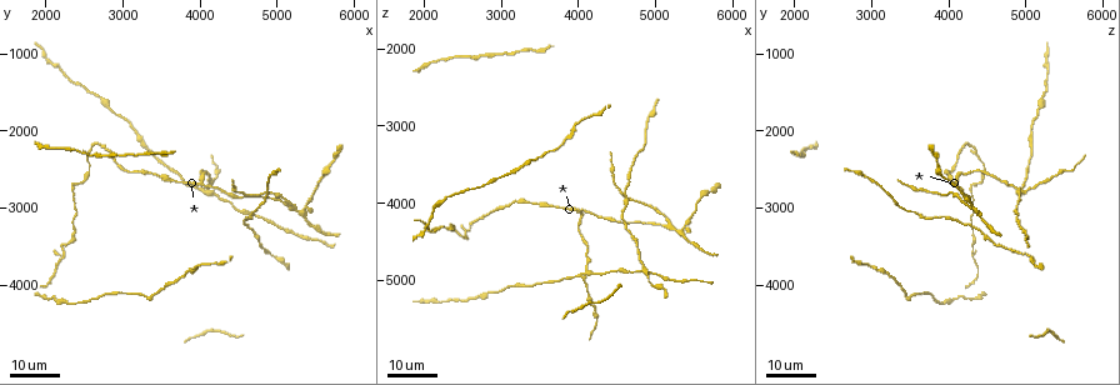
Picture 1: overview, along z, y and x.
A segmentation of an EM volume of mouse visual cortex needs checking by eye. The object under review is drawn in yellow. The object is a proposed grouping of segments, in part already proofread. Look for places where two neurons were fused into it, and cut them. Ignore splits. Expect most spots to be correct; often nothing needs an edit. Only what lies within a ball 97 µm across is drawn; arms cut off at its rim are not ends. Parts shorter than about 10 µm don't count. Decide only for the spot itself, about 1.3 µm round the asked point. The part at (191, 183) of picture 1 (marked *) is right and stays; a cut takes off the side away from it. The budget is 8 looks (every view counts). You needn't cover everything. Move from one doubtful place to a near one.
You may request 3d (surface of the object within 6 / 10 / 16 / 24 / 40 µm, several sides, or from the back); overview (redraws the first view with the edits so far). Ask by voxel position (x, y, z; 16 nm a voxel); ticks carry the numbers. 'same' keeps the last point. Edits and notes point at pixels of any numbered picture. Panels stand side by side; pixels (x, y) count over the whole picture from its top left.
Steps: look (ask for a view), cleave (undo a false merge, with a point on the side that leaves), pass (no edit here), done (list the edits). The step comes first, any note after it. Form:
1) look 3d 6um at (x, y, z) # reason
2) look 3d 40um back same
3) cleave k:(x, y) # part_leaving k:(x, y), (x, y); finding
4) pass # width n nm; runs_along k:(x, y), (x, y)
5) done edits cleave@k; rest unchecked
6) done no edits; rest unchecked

look 3d 24um at (4850, 3550, 4850) # sudden change in width

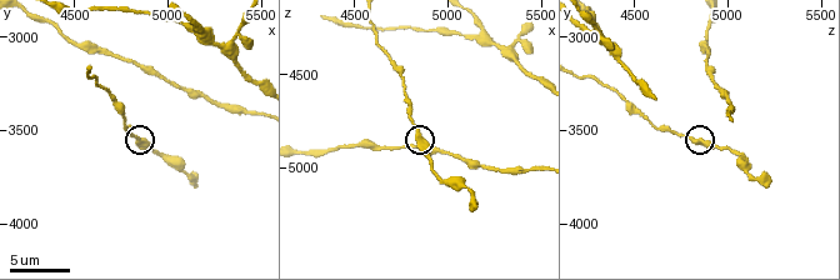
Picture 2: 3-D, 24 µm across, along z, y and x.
look 3d 6um at (4820, 3540, 4820)

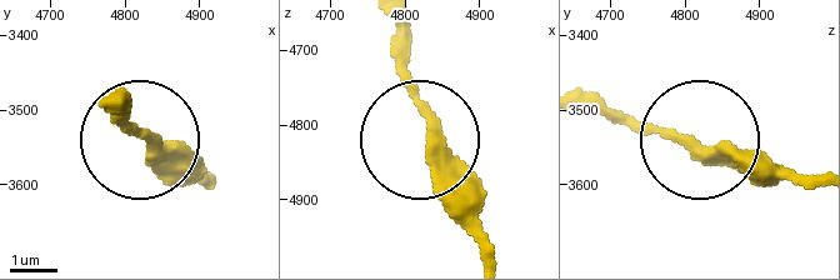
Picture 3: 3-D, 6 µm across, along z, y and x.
pass # width 320 nm; continuous, no second neuron

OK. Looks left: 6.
look 3d 24um at (4050, 2650, 4100) # arms part here

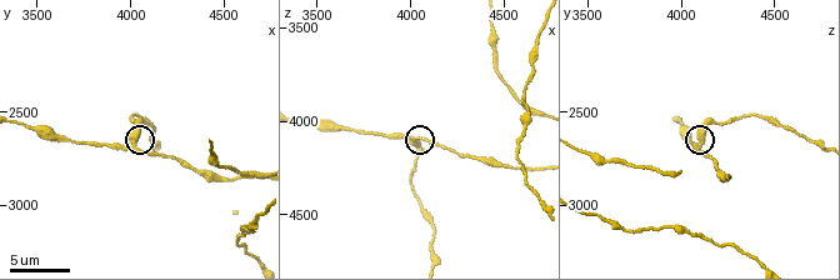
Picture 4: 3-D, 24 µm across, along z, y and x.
look 3d 10um at (4020, 2680, 4120) # closer look

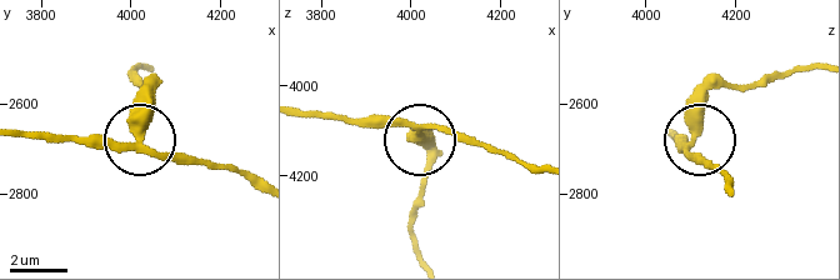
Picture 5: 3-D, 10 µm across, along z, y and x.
pass # side_arm 69 um; arms 3; one neuron here

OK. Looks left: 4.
look 3d 24um at (3950, 3750, 3050) # sudden change in width

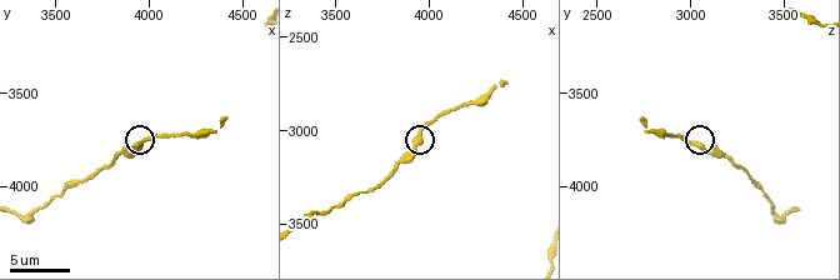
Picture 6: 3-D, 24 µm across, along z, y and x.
look 3d 10um at (3940, 3780, 3040)

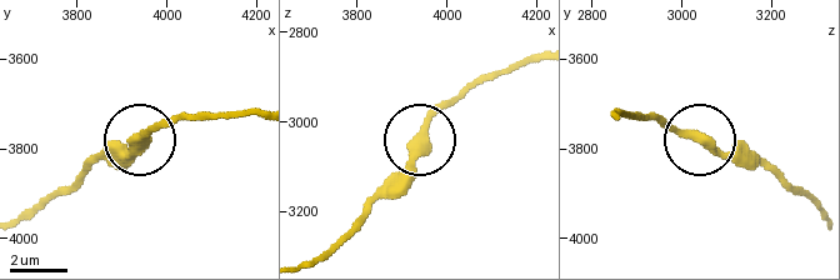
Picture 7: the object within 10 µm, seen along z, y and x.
pass # runs_along 7:(325, 254), (466, 84); all the same neuron

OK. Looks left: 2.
look 3d 10um at (4500, 2860, 4220) # calibre changes

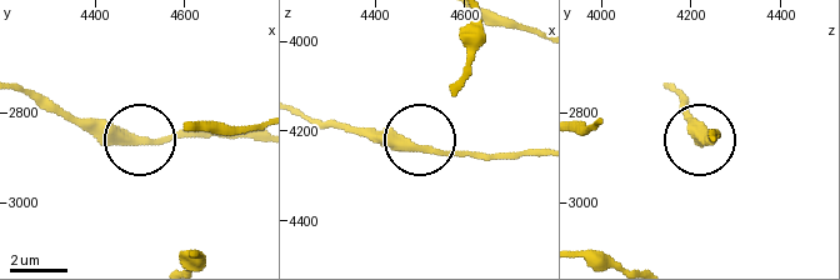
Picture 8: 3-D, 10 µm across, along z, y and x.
look 3d 6um at (4495, 2855, 4240) # zoom in

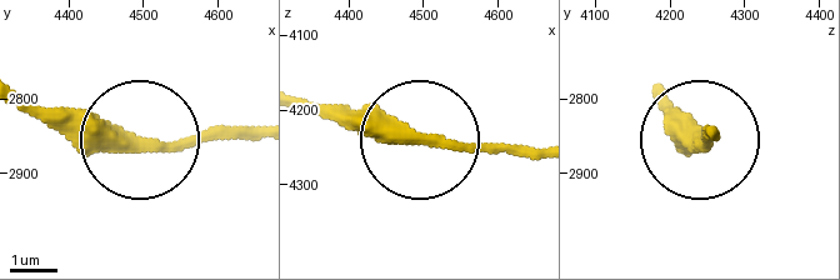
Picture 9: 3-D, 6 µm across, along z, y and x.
pass # runs_along 9:(303, 106), (410, 138), (529, 150); continuous, no second neuron

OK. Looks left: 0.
done no edits; rest unchecked

